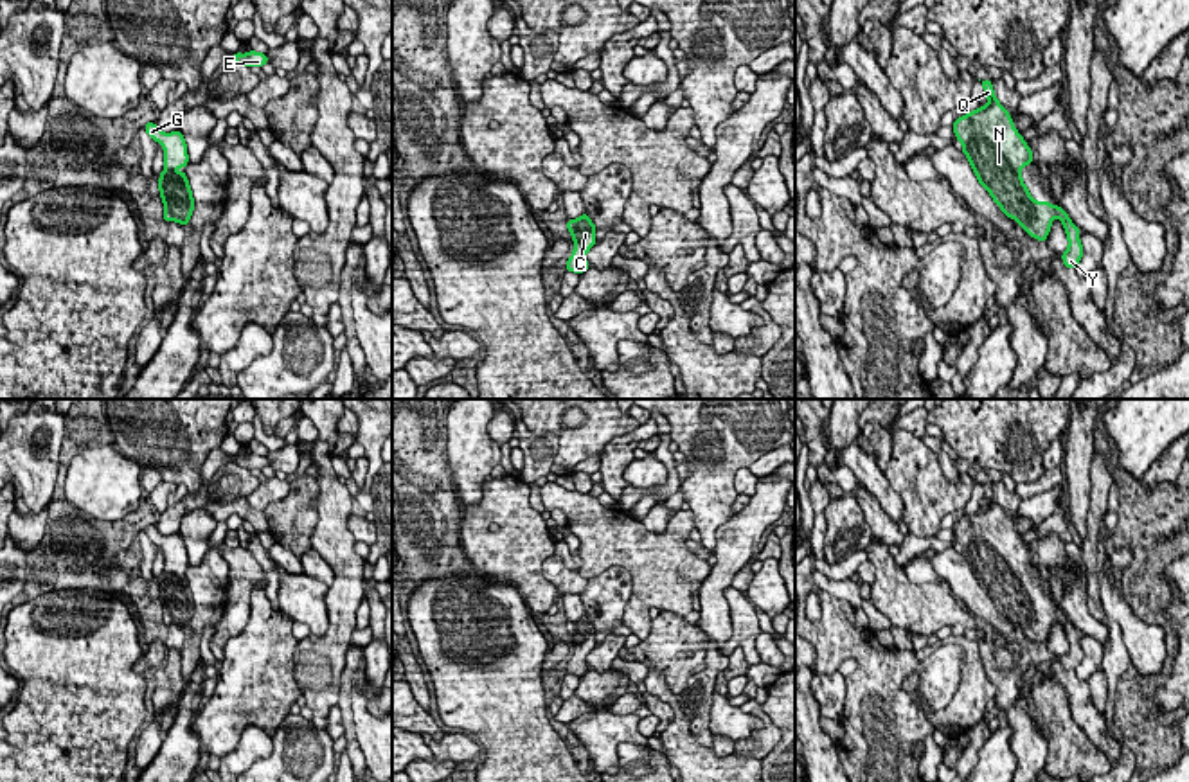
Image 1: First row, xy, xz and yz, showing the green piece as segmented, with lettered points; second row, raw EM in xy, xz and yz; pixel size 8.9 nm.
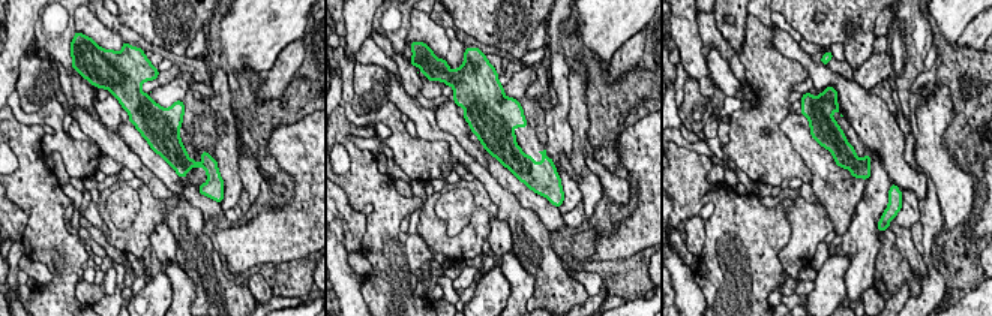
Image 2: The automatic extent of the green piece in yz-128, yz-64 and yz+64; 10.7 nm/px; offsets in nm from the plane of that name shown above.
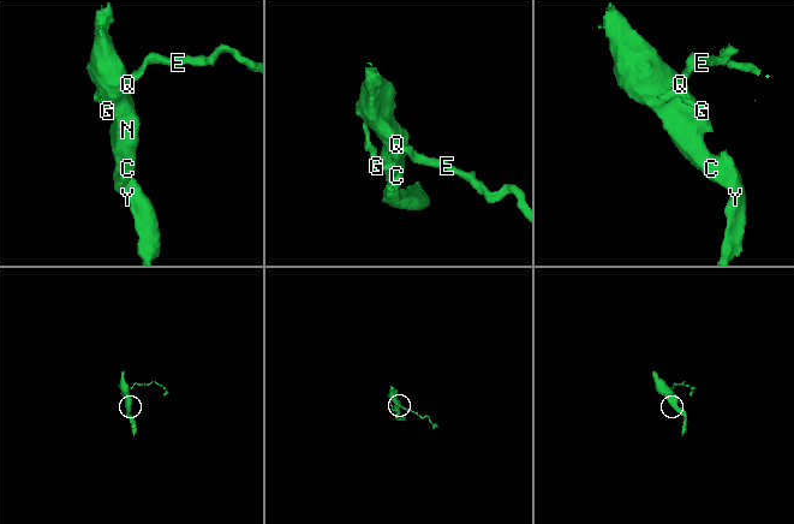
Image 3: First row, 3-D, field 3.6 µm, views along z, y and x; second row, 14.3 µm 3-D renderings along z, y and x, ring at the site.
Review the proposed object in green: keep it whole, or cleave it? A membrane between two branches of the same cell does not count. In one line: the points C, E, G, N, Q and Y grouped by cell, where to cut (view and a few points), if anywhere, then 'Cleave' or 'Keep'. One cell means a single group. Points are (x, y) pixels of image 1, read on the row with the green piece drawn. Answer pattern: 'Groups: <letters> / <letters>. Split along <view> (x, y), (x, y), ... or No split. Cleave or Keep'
Groups: C E G N Q Y. No split. Keep

